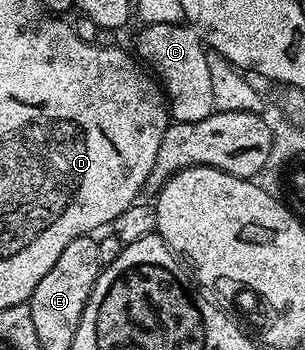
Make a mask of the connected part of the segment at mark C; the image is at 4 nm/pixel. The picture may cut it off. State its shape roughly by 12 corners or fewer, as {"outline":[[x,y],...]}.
{"outline":[[151,22],[137,56],[157,73],[173,122],[215,112],[197,30]]}

